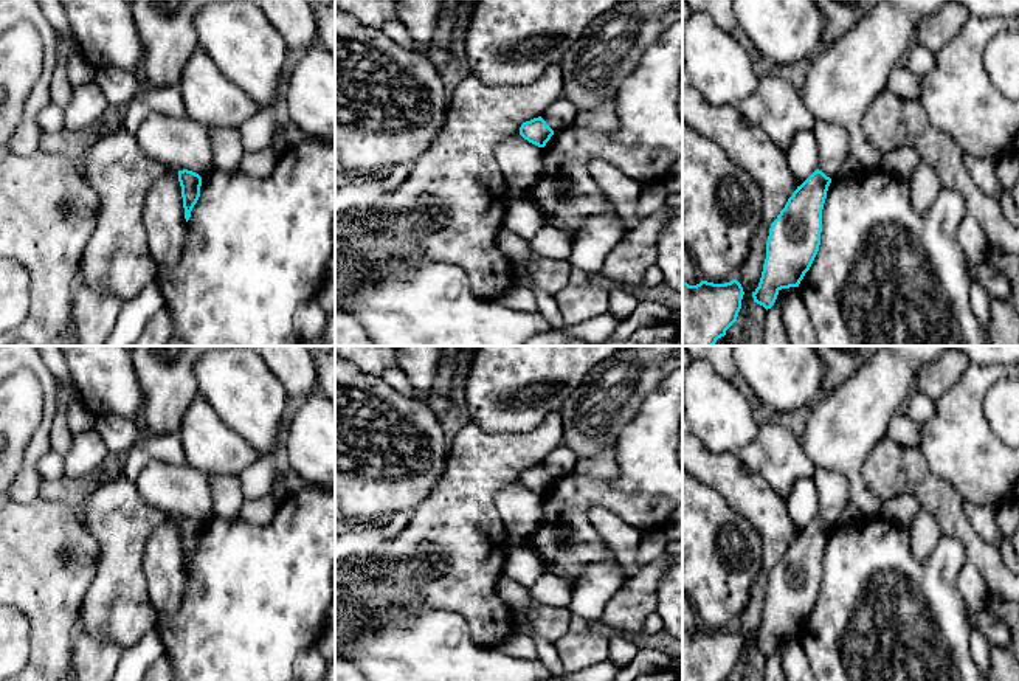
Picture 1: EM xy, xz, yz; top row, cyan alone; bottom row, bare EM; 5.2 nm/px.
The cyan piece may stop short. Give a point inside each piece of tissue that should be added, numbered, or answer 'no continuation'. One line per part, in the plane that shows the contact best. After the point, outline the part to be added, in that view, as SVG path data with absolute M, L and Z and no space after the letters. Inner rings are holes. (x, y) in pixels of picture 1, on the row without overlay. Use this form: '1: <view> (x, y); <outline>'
no continuation

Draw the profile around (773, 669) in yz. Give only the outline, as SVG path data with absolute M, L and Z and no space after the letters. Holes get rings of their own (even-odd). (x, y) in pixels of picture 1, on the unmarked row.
M775 647L774 653L766 658L765 681L786 681L783 675L783 664L780 648Z

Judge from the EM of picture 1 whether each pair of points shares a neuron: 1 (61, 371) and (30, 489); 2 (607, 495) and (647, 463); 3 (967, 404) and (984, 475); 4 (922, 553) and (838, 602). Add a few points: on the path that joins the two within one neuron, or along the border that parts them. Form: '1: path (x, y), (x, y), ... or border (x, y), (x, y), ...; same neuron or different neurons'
1: border (42, 362), (59, 380); different neurons
2: path (616, 494), (638, 472); same neuron
3: path (967, 421), (967, 453), (971, 458); same neuron
4: border (943, 535), (923, 560), (917, 560), (912, 556); different neurons

